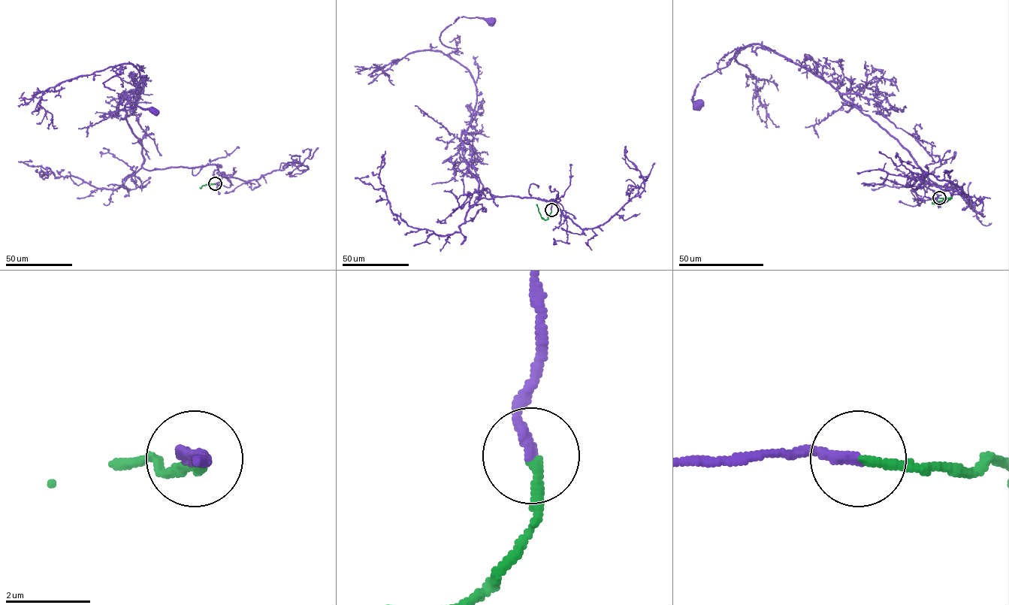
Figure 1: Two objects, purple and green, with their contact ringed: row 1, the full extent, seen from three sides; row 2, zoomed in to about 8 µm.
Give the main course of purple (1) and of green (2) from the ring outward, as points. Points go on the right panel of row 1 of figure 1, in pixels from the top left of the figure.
1: (939, 198), (925, 195), (927, 173), (924, 180), (884, 130), (759, 44), (703, 77), (691, 99), (698, 106)
2: (939, 198), (952, 198), (934, 204), (931, 202)

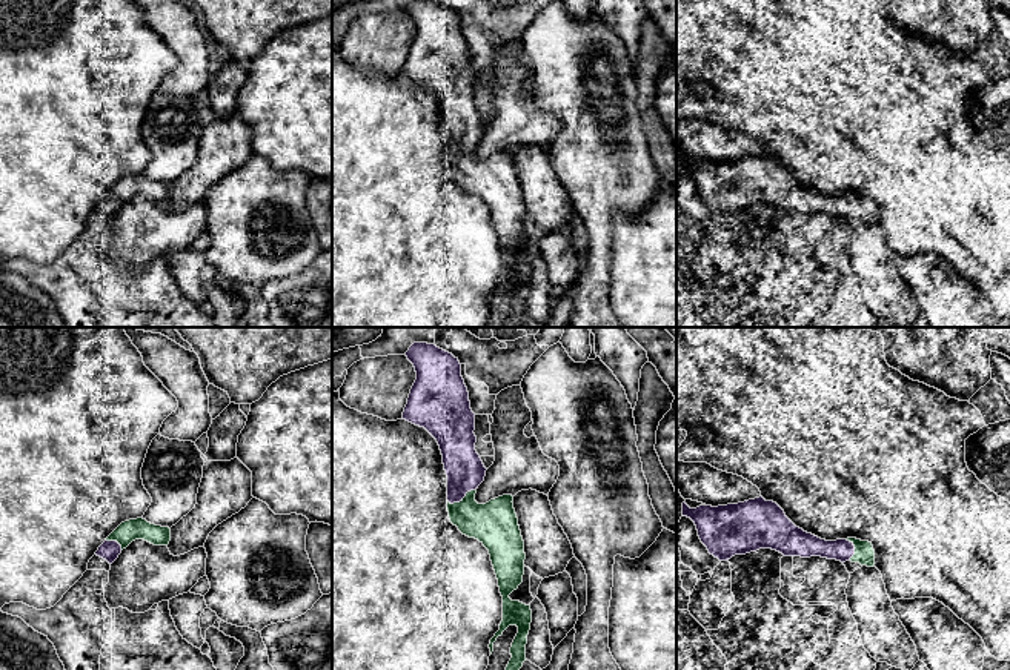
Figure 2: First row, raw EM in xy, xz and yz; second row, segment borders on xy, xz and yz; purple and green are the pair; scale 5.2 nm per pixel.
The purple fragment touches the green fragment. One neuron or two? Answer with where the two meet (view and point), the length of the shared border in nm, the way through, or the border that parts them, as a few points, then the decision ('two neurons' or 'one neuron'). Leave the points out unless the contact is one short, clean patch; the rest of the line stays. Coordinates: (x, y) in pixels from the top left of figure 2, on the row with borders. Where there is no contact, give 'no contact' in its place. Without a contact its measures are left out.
xz (461, 498) | 170 nm | one neuron

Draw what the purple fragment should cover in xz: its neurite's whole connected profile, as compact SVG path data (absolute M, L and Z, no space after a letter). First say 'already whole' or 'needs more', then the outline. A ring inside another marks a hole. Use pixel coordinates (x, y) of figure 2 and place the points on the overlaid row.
needs more | M414 343L406 357L415 367L417 380L403 420L424 427L437 439L447 475L449 519L463 535L478 539L489 550L503 596L503 621L490 639L490 655L497 638L509 625L517 625L506 670L520 670L526 661L532 610L509 598L523 582L526 559L513 496L503 495L486 504L475 501L487 469L475 450L475 413L458 358L427 343Z

